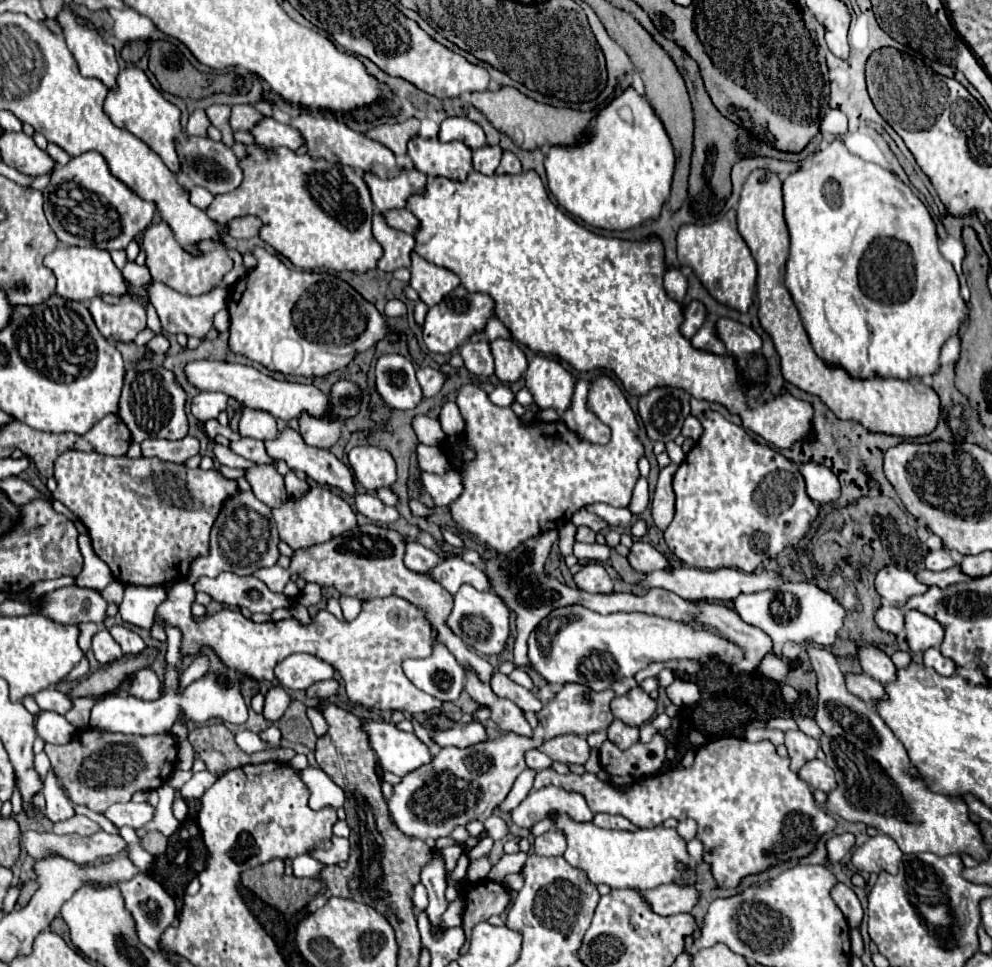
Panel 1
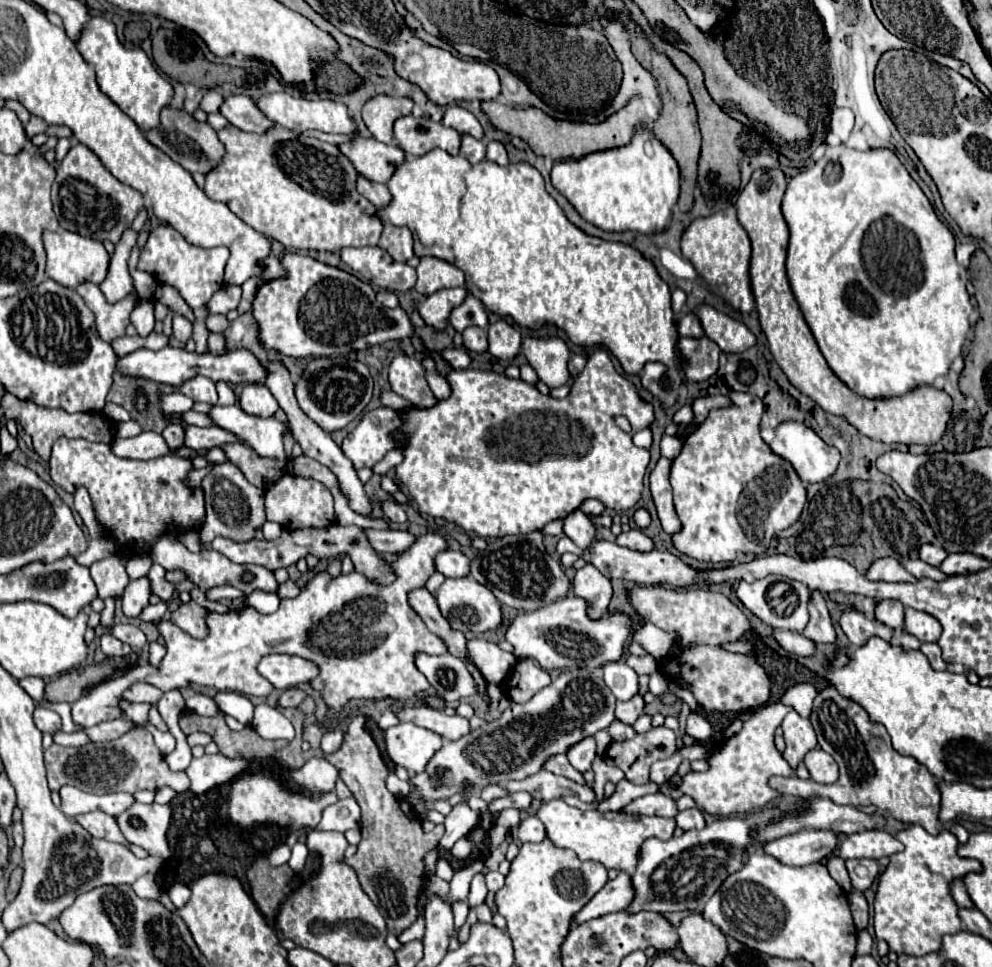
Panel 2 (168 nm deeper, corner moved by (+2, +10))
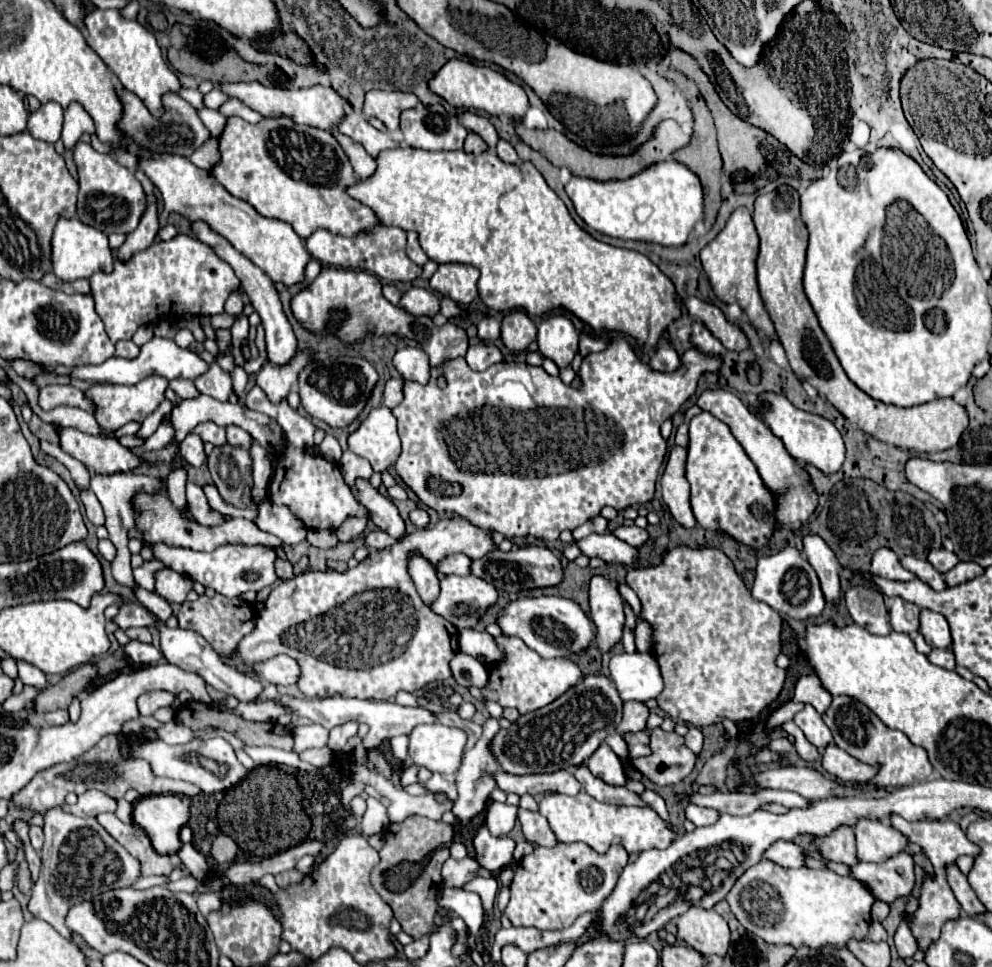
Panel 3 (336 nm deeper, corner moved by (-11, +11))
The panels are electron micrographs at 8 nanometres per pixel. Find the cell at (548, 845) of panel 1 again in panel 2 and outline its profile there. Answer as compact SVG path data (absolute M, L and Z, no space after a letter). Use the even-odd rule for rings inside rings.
M529 816L519 822L517 836L521 842L541 842L547 834L545 834L545 826L541 824L541 820L537 820L535 816Z

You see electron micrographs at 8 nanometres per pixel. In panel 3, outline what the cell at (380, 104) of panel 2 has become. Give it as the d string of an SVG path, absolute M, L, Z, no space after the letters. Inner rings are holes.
M368 91L364 111L380 119L388 131L396 131L400 127L400 113L418 103L418 97L406 91Z

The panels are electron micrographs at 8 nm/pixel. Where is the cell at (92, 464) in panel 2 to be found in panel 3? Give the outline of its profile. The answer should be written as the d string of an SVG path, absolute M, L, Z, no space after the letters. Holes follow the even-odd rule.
M62 427L60 433L60 447L74 459L82 461L86 469L94 475L114 475L138 469L144 461L134 451L122 447L118 439L104 439L96 435L82 433L72 427Z

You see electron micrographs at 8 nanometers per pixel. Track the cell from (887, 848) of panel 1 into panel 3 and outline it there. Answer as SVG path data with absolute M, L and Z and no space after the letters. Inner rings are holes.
M862 819L856 827L856 853L860 861L886 861L904 851L908 839L886 823L870 823Z

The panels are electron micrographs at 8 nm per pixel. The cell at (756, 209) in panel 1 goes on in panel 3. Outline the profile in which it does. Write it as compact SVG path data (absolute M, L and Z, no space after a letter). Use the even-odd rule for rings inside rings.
M780 185L776 191L758 195L754 203L752 219L756 223L756 231L760 233L760 253L758 253L760 293L796 377L800 381L810 383L848 421L856 423L864 433L884 443L890 443L914 453L936 453L958 445L962 431L968 427L968 413L952 397L934 399L914 407L886 405L882 401L868 397L844 373L802 289L808 231L800 219L798 191L790 185Z

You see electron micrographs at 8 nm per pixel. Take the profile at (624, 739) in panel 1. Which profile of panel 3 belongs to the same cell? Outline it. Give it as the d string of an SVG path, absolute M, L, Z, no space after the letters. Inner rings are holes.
M638 731L638 733L626 733L624 735L628 749L630 749L630 757L640 757L640 755L648 755L650 747L648 747L648 731Z

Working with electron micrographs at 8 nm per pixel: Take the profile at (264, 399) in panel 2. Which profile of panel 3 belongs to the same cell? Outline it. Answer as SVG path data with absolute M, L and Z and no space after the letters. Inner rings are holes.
M298 353L294 357L294 363L290 363L290 367L274 367L270 363L266 363L258 377L256 377L256 385L266 393L266 397L272 401L272 403L280 403L282 399L288 397L290 389L294 387L296 383L296 377L298 373L302 371L302 367L308 363L310 355L308 353Z

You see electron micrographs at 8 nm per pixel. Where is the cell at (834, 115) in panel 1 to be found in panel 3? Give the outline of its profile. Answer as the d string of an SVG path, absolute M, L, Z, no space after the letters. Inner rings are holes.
M860 121L858 124L851 127L849 140L854 143L857 148L865 149L869 141L869 136L869 126L865 122Z

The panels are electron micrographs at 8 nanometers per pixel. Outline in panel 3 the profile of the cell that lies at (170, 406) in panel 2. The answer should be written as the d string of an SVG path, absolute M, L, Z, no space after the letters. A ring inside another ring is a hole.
M152 375L142 379L136 385L98 385L92 387L86 395L92 397L92 401L98 405L96 419L104 429L120 429L128 421L144 421L146 415L150 415L164 399L166 399L168 379L162 379L160 375Z

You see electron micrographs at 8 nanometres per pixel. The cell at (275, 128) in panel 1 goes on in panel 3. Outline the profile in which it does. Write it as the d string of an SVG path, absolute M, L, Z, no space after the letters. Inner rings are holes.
M232 97L232 99L228 99L220 109L218 109L222 115L226 115L226 117L232 117L232 115L238 115L238 117L242 117L244 121L248 121L248 123L260 123L264 117L258 113L258 111L254 111L254 109L250 109L248 105L244 105L240 99L236 99L236 97Z

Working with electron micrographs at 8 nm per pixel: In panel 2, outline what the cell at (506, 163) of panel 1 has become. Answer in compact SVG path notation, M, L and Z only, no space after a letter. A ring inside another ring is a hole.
M489 142L485 158L491 160L491 162L497 162L499 166L507 166L509 164L509 156L507 156L505 146L501 142Z

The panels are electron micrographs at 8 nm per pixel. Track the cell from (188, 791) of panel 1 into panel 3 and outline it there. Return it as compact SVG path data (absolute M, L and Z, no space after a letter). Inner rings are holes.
M214 737L208 741L190 741L184 745L168 745L160 739L144 741L144 745L134 751L134 755L150 761L154 775L194 783L204 793L216 793L216 791L232 789L248 773L248 769L236 759L230 743L226 743L222 737Z

